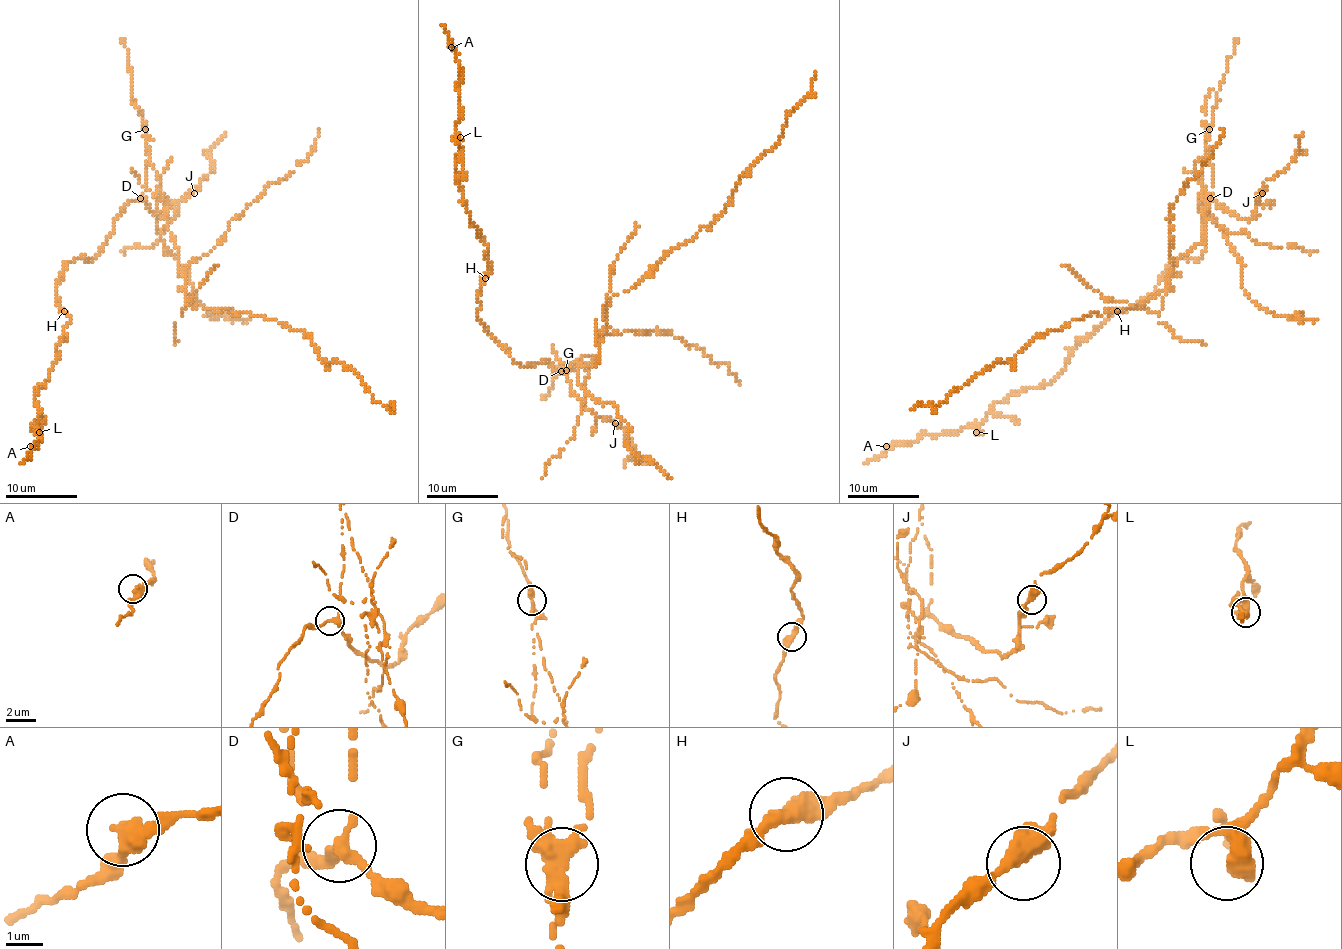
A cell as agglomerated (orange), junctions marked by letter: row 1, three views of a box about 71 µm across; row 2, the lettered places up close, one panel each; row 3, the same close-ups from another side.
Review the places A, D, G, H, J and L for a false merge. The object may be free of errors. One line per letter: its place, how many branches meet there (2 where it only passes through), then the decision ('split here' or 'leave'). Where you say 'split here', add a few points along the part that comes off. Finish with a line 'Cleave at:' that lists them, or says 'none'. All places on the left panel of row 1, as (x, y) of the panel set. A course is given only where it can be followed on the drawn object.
A: (30, 446) | 2 | leave
D: (140, 198) | 3 | leave
G: (145, 129) | 2 | split here | (145, 130), (186, 283), (185, 300), (303, 331), (323, 362), (352, 369), (366, 390), (395, 410)
H: (64, 311) | 2 | leave
J: (194, 193) | 2 | leave
L: (39, 432) | 2 | leave
Cleave at: G

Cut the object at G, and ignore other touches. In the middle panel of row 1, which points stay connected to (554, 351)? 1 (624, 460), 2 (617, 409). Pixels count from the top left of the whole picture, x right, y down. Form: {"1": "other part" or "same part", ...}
{"1": "other part", "2": "same part"}

